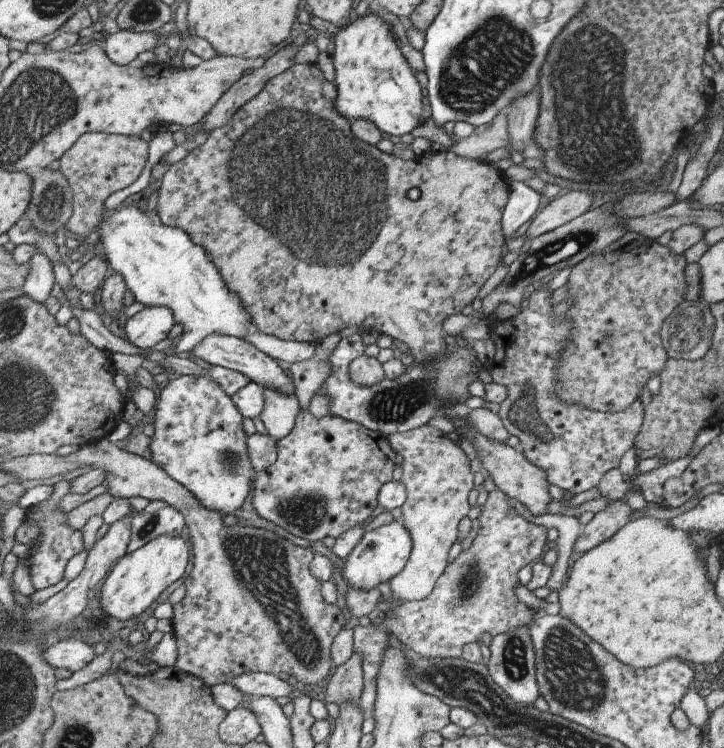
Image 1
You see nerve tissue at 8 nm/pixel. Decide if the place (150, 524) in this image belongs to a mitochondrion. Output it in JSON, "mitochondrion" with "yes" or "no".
{"mitochondrion":"yes"}

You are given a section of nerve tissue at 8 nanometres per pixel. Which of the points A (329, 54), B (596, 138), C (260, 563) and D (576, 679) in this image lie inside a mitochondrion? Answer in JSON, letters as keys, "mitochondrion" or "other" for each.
{"A":"other","B":"mitochondrion","C":"mitochondrion","D":"mitochondrion"}

